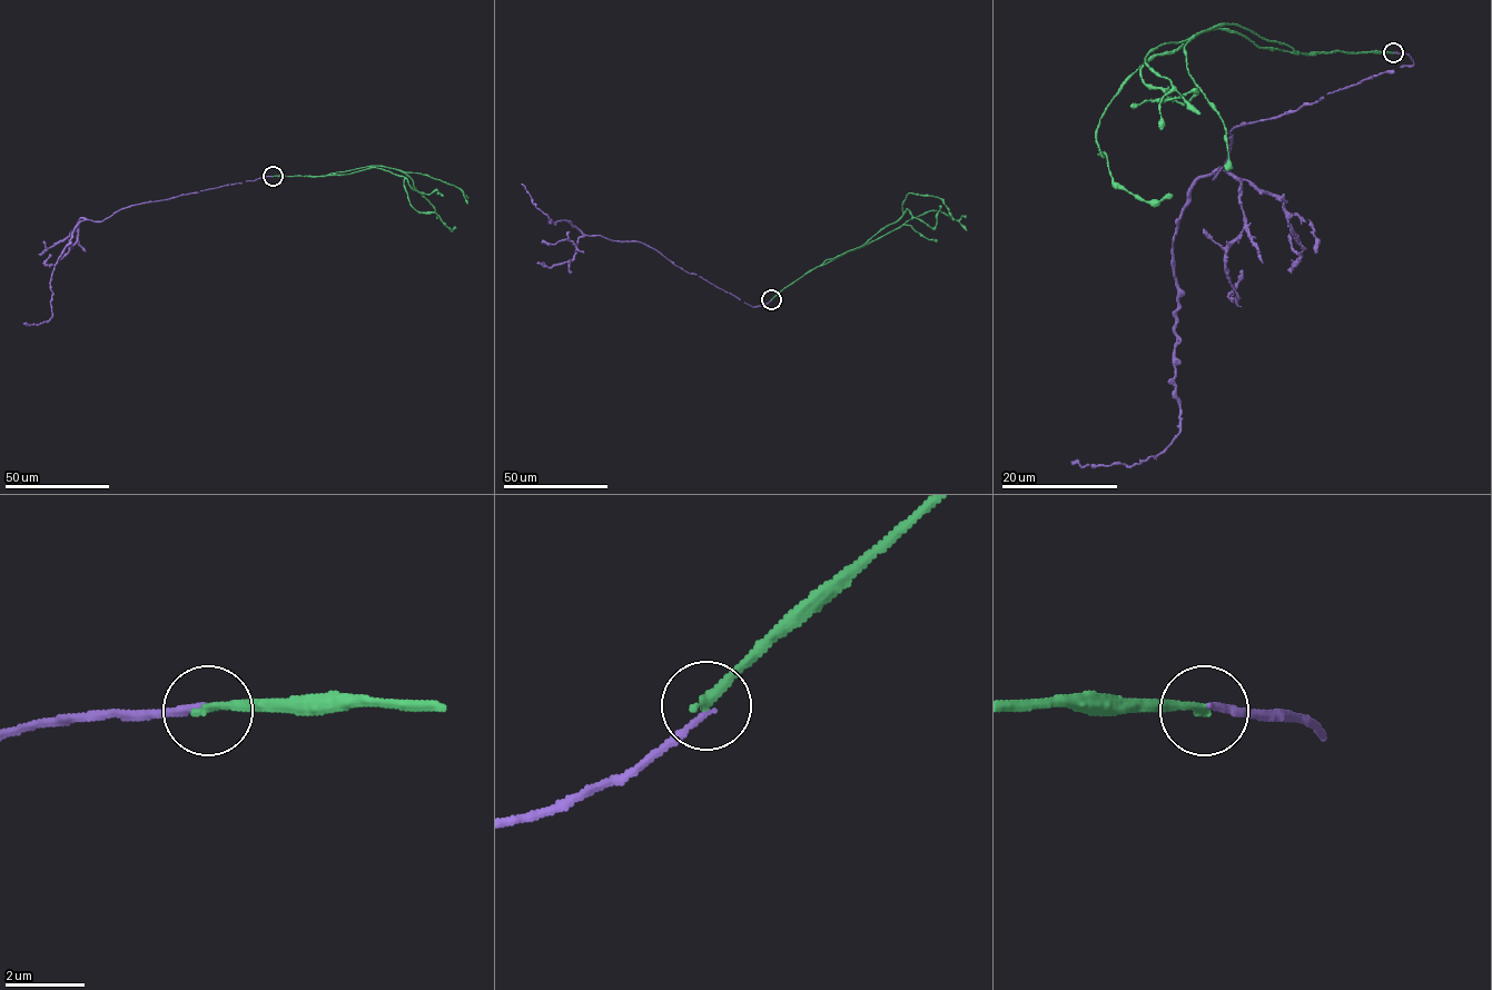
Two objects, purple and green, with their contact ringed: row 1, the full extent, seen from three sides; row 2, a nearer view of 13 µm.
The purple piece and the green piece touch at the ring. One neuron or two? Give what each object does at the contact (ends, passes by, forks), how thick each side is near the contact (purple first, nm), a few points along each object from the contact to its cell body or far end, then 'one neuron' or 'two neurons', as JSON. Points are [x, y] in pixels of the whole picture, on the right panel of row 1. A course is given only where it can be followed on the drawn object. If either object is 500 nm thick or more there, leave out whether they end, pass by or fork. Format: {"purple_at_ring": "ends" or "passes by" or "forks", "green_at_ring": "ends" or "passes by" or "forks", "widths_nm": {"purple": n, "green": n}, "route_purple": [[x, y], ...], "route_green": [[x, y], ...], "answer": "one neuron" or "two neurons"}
{"purple_at_ring": "ends", "green_at_ring": "ends", "widths_nm": {"purple": 160, "green": 220}, "route_purple": [[1394, 51], [1413, 65], [1231, 132], [1227, 161], [1194, 182], [1174, 238], [1179, 434], [1129, 466], [1071, 462]], "route_green": [[1392, 53], [1284, 51], [1214, 28], [1147, 59], [1109, 105], [1096, 144], [1114, 180], [1144, 200], [1172, 195]], "answer": "two neurons"}

